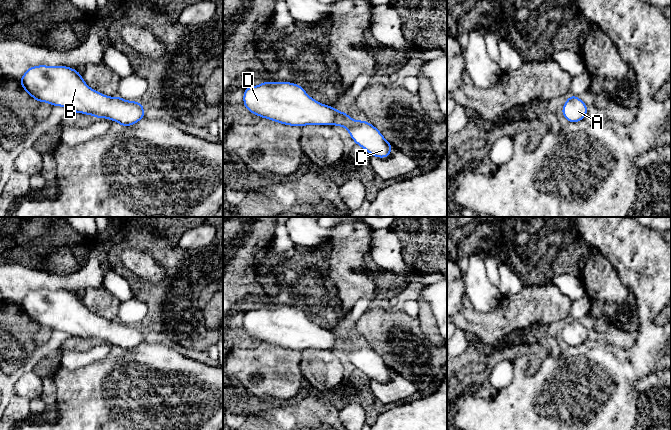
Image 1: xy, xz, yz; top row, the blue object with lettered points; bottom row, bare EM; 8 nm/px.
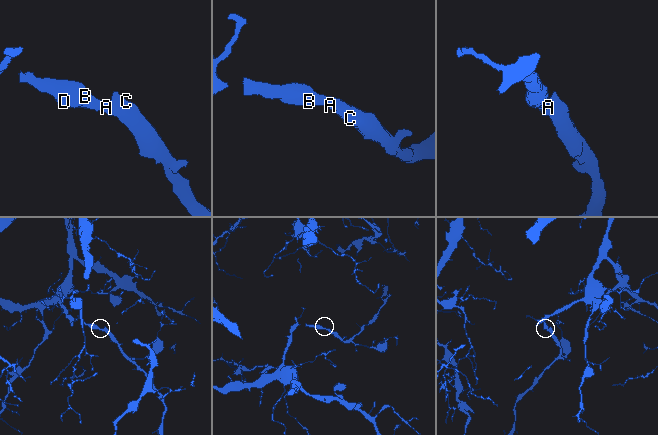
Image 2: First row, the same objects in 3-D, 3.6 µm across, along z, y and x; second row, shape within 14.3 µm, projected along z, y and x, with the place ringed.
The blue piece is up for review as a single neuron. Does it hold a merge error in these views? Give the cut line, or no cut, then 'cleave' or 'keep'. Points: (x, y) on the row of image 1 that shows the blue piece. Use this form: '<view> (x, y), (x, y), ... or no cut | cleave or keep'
no cut | keep

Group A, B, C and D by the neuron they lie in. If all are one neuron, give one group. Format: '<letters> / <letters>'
A B C D

